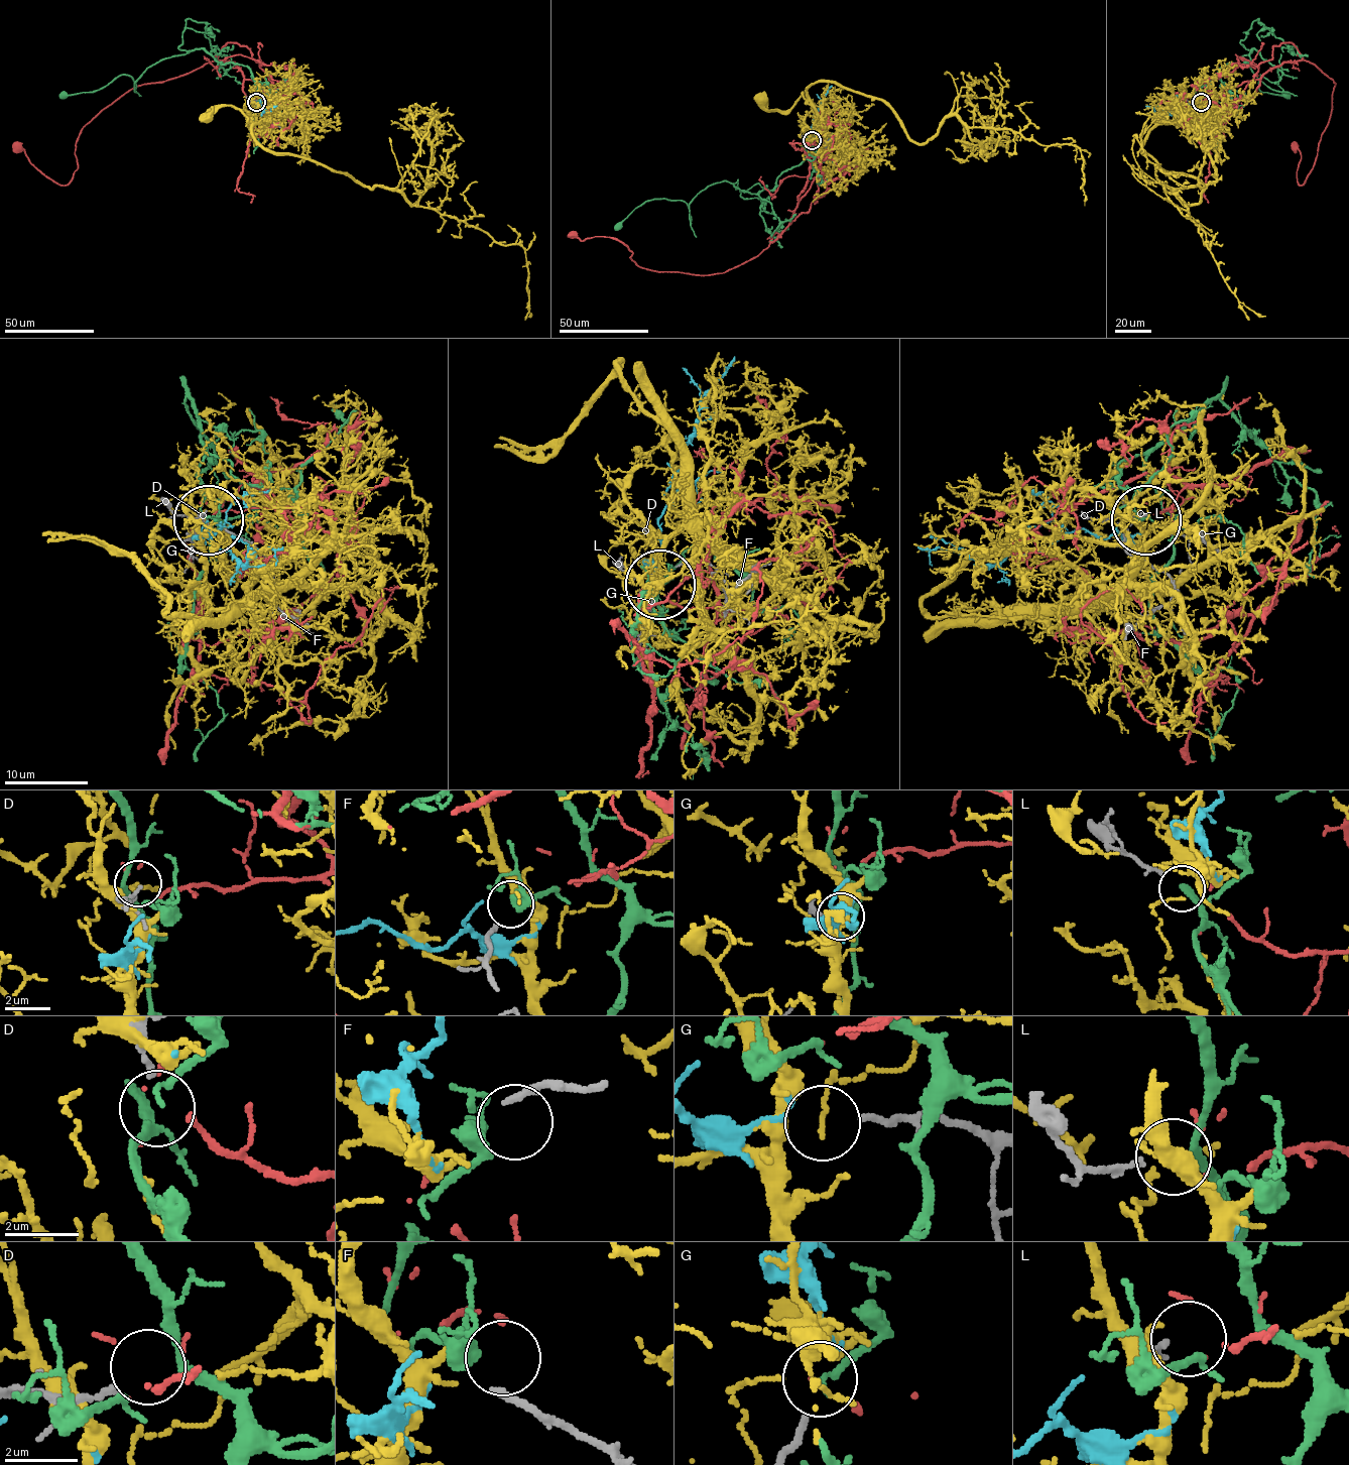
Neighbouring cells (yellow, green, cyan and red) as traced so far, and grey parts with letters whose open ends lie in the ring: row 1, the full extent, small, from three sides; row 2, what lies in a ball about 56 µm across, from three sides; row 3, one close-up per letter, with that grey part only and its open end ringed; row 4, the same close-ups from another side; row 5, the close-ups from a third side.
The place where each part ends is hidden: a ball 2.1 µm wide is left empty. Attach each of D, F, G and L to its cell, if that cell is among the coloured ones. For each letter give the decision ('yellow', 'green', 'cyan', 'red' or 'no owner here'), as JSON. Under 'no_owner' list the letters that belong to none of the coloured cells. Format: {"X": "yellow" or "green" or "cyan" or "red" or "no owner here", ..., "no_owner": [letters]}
{"D": "no owner here", "F": "green", "G": "cyan", "L": "red", "no_owner": ["D"]}

